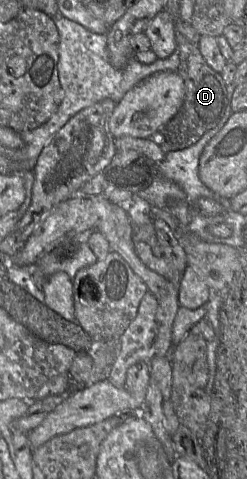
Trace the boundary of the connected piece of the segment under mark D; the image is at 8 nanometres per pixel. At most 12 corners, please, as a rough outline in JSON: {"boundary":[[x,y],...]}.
{"boundary":[[180,30],[176,115],[150,137],[183,150],[218,125],[227,85]]}

